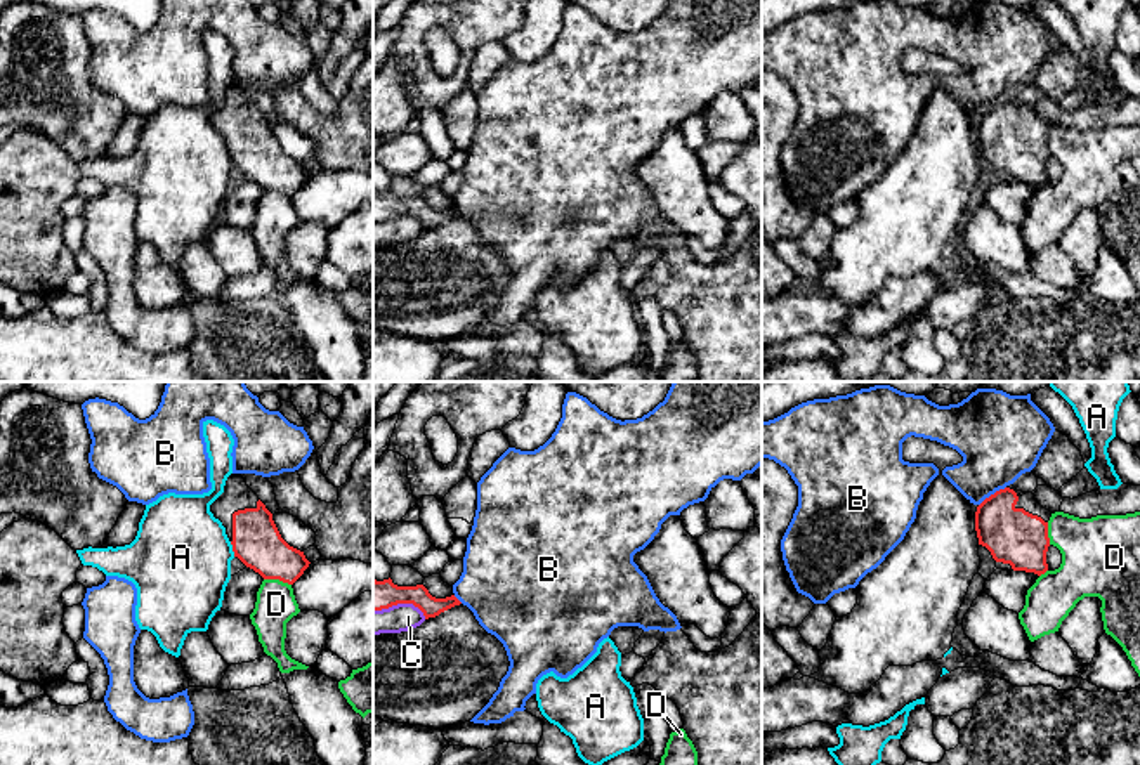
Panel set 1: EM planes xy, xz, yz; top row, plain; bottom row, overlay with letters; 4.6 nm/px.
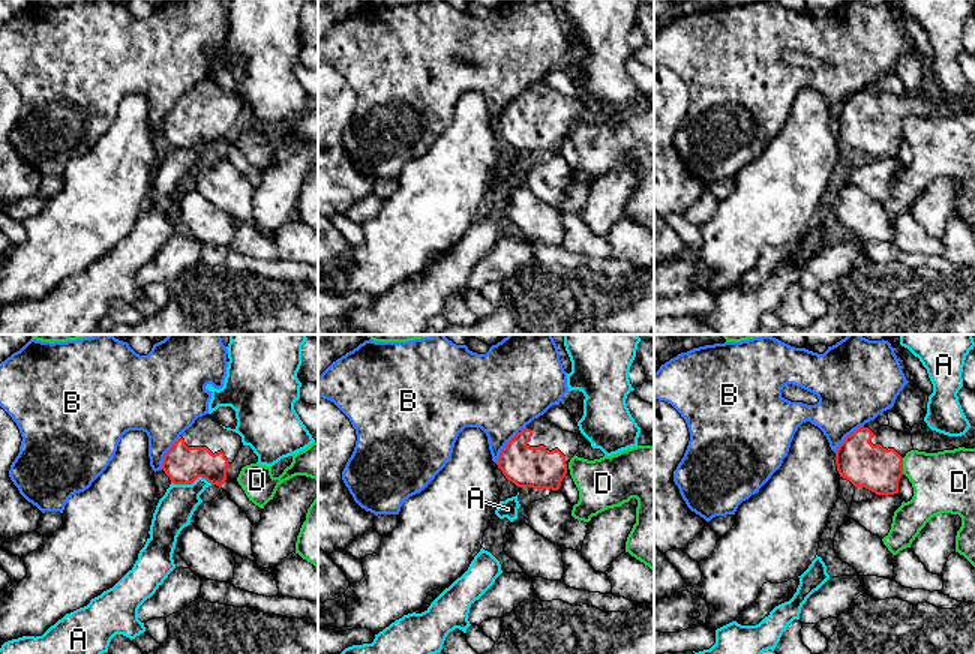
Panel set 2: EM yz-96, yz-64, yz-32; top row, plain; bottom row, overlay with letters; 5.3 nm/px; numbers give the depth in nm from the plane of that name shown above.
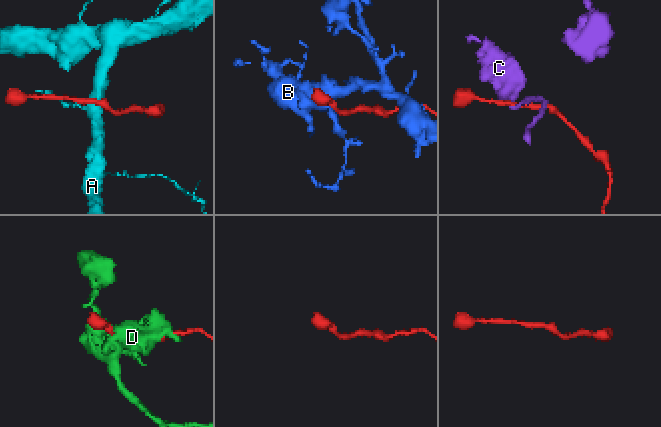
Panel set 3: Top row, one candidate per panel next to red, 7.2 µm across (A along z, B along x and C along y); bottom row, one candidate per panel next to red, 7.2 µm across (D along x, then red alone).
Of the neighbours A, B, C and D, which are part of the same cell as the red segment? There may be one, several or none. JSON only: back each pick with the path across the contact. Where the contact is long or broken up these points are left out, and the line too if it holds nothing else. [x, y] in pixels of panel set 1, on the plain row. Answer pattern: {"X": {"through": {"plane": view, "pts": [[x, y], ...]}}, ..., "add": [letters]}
{"add": []}

